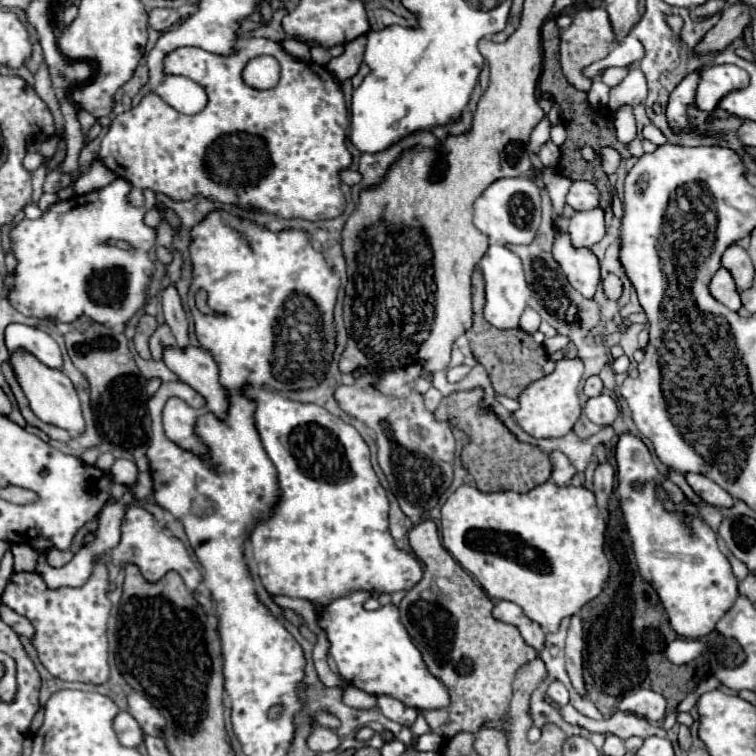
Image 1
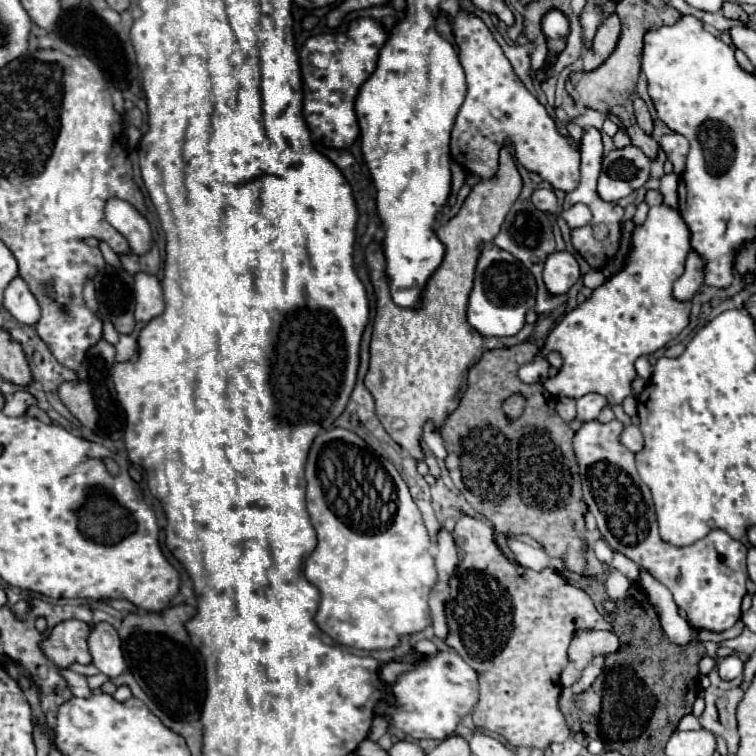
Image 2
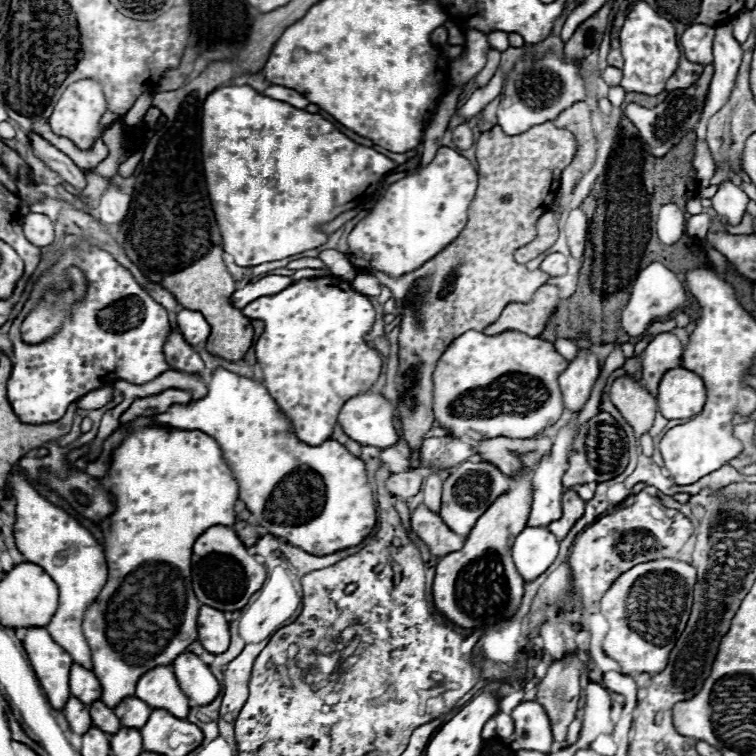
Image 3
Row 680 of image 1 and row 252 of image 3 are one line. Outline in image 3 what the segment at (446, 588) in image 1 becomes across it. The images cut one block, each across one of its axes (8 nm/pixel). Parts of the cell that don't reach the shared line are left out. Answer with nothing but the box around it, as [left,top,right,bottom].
[372,122,576,454]

